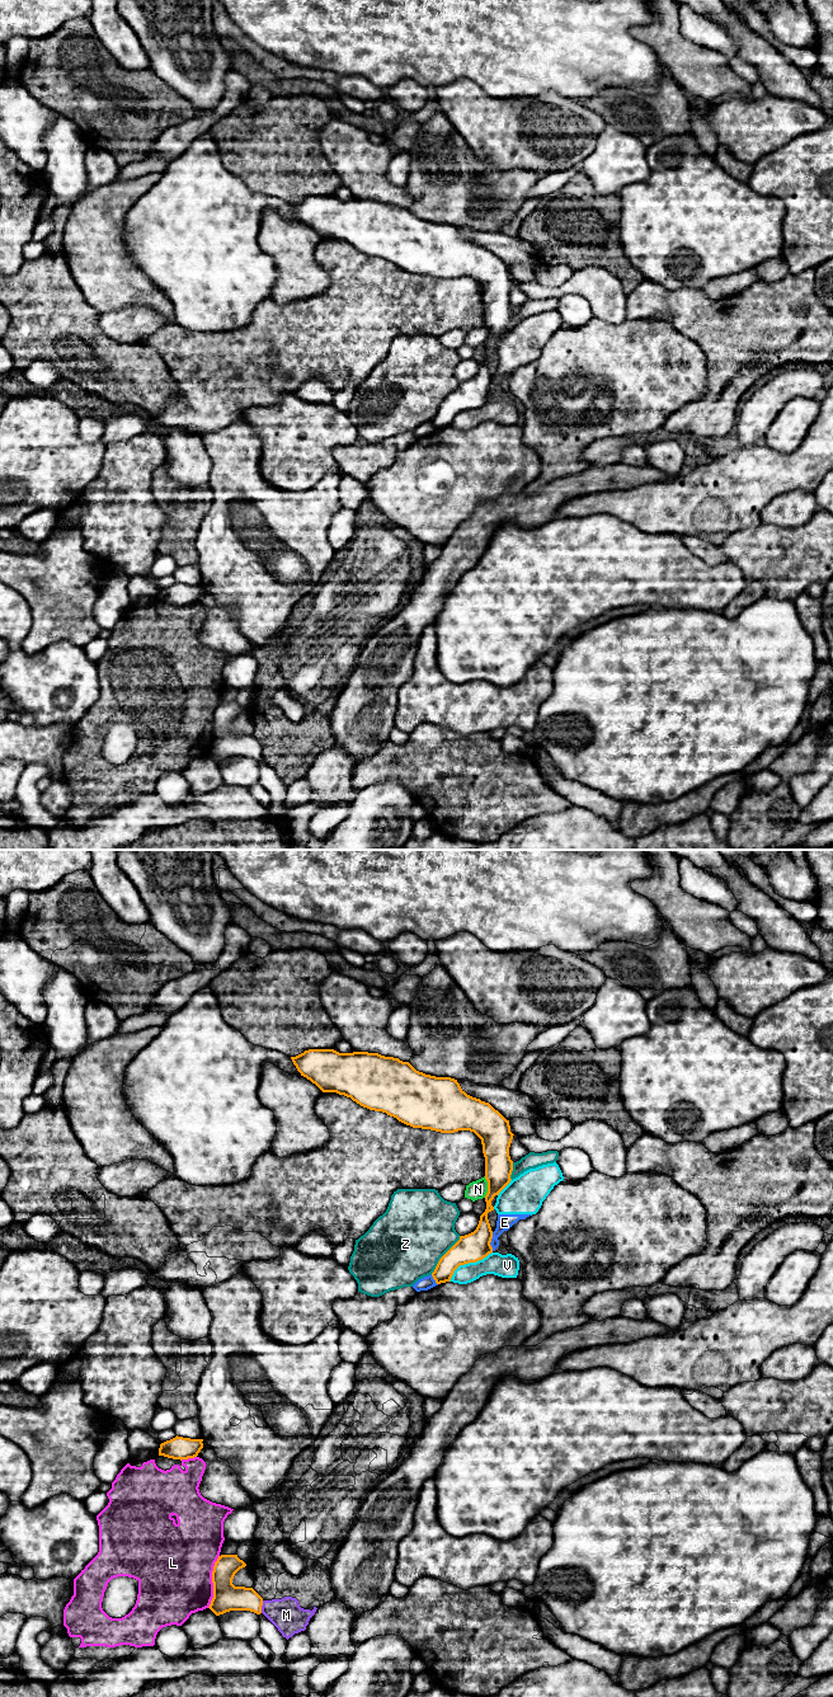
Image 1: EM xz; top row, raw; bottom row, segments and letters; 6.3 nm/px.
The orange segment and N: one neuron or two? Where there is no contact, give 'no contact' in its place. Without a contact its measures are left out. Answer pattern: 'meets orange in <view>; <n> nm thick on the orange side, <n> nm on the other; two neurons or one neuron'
meets orange in xz; 180 nm thick on the orange side, 120 nm on the other; two neurons

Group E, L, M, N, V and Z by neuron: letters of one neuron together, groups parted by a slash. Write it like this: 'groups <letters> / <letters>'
groups E V / L / M / N / Z

